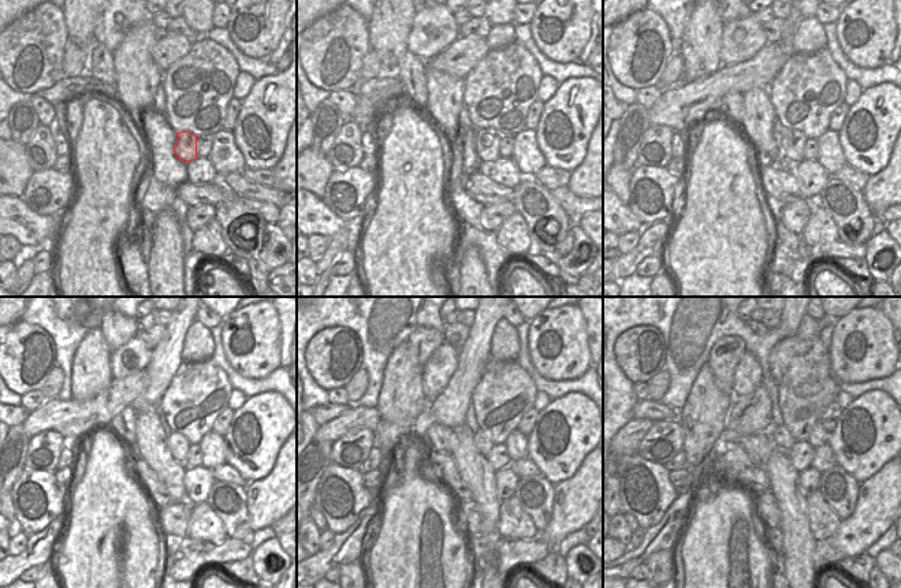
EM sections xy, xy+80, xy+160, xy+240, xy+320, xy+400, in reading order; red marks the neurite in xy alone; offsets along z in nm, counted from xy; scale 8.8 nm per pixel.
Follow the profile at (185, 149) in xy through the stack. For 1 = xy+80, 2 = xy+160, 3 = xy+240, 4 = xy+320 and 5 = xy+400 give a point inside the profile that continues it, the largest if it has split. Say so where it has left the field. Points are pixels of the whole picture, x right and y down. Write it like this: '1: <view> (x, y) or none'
1: xy+80 (487, 140)
2: xy+160 (792, 142)
3: xy+240 (178, 445)
4: xy+320 (481, 439)
5: xy+400 (782, 438)

